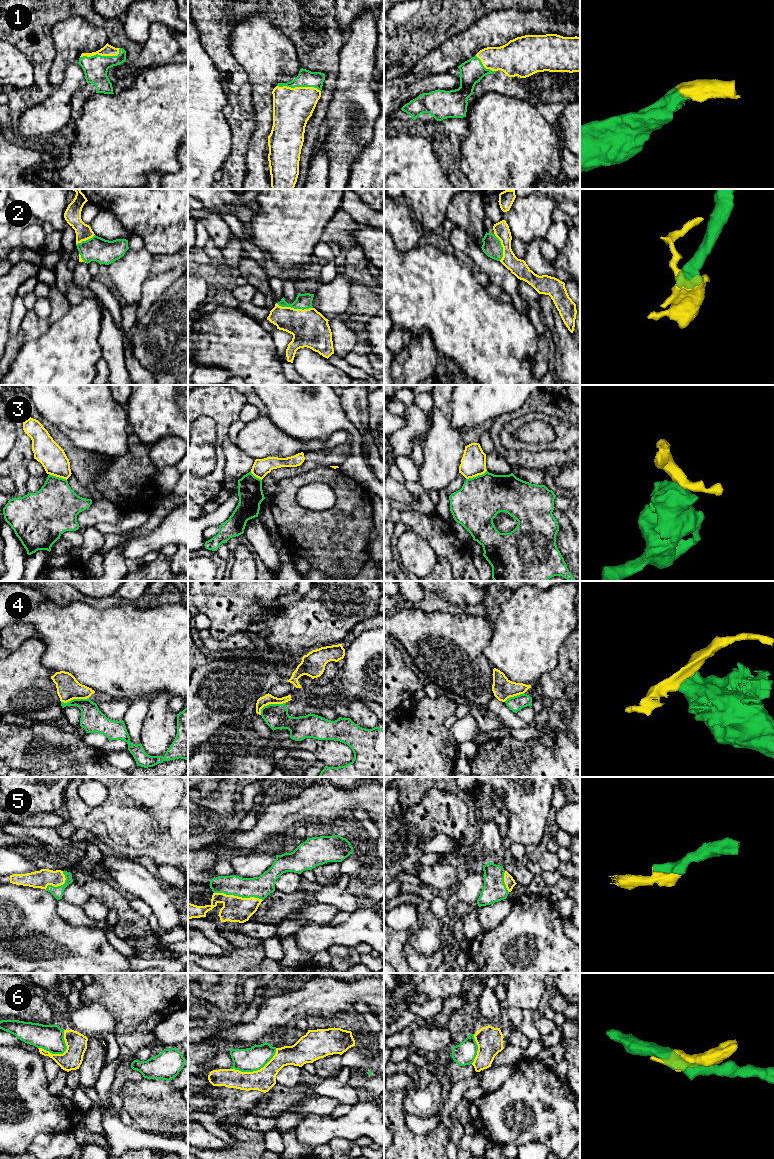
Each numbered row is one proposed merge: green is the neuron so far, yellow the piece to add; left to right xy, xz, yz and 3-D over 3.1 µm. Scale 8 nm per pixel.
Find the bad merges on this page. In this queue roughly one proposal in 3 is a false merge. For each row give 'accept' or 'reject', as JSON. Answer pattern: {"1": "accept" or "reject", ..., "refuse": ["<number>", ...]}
{"1": "accept", "2": "accept", "3": "reject", "4": "reject", "5": "accept", "6": "reject", "refuse": ["3", "4", "6"]}

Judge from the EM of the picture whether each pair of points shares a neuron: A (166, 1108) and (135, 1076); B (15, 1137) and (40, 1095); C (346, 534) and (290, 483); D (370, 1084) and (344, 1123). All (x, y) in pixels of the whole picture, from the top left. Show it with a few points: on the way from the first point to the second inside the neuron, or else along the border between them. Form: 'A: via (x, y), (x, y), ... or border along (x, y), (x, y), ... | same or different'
A: border along (143, 1077), (138, 1081), (128, 1081), (119, 1093) | different
B: via (18, 1127), (32, 1113), (32, 1105) | same
C: via (327, 534), (320, 534), (290, 502) | same
D: border along (364, 1097), (373, 1100) | different

